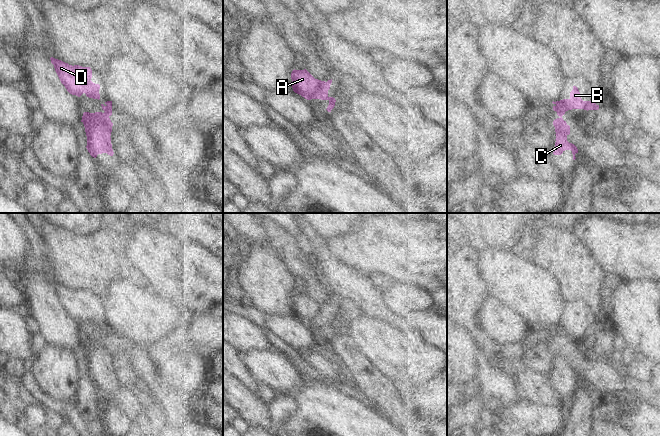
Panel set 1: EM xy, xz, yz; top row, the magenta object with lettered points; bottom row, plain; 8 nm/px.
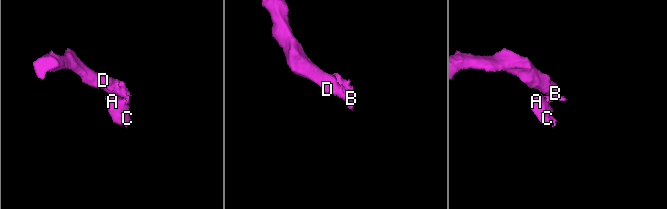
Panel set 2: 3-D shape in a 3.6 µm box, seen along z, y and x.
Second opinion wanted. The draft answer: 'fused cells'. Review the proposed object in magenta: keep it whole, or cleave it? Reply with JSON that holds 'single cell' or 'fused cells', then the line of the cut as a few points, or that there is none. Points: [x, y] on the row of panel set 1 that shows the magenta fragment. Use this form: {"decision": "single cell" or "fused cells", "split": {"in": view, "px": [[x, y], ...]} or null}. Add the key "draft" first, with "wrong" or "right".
{"draft": "right", "decision": "fused cells", "split": {"in": "yz", "px": [[557, 111], [564, 113]]}}

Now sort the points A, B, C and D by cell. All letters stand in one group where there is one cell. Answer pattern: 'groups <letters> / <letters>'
groups A C / B D

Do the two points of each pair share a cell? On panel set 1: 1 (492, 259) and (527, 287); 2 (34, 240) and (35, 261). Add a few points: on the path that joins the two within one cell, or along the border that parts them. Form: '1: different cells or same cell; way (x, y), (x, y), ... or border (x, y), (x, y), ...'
1: same cell; way (501, 268), (518, 282)
2: same cell; way (34, 245), (34, 256)

